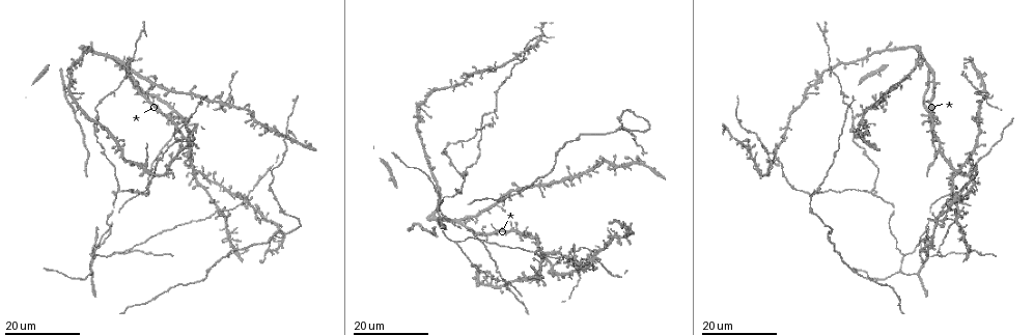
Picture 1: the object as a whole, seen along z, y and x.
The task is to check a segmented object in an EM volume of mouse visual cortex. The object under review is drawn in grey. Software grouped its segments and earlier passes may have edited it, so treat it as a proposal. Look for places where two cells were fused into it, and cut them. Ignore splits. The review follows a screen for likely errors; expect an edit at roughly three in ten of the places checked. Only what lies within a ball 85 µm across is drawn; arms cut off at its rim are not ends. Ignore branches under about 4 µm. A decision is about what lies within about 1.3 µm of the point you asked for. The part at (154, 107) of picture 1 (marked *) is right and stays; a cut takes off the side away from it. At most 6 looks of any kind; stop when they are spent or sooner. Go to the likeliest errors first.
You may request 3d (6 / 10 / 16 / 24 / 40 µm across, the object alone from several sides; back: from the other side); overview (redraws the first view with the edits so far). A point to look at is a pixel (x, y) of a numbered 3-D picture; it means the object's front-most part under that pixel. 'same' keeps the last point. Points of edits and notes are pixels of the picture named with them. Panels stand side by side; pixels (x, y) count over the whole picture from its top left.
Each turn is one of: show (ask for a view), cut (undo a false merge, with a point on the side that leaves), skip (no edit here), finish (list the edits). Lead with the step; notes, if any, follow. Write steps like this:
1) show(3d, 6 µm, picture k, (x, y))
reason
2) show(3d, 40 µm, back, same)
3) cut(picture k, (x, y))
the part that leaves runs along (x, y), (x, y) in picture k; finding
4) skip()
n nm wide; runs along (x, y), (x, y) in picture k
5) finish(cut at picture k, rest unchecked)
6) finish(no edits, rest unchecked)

show(3d, 16 µm, picture 1, (190, 125))
side arm on a straight run

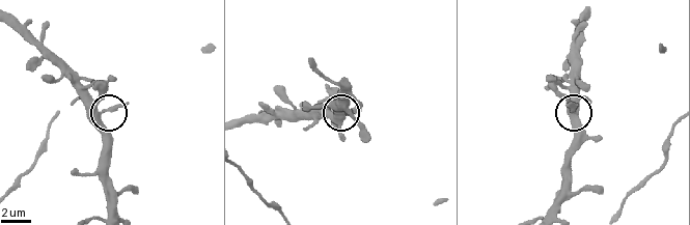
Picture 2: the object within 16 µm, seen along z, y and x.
show(3d, 10 µm, picture 2, (102, 111))

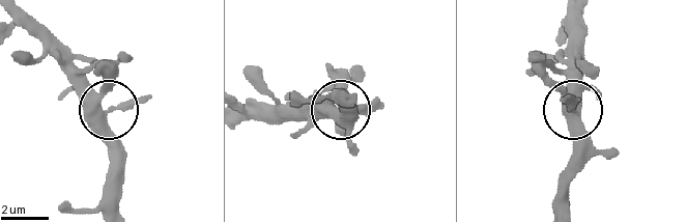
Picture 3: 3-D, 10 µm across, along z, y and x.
skip()
3 arms; runs along (116, 204), (105, 92), (132, 58) in picture 3; one cell here

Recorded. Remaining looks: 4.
show(3d, 24 µm, picture 1, (954, 198))
thin arm on a thick one

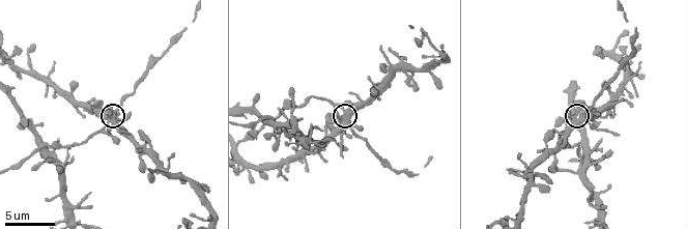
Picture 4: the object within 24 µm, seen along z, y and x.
show(3d, 10 µm, picture 4, (581, 112))

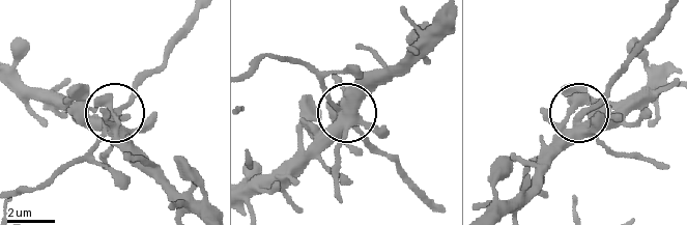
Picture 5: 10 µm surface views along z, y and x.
skip()
runs along (253, 180), (294, 162), (342, 117), (381, 155) in picture 5; all the same cell

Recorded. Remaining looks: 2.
show(3d, 16 µm, picture 1, (771, 167))
looks like a crossing

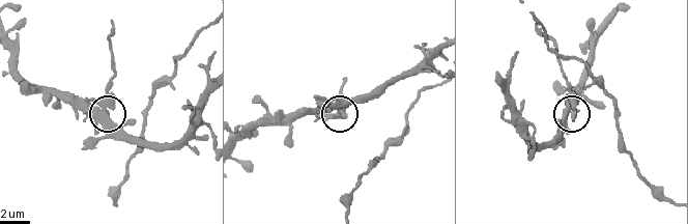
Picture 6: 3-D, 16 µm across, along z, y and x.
show(3d, 6 µm, picture 6, (99, 110))
zoom in

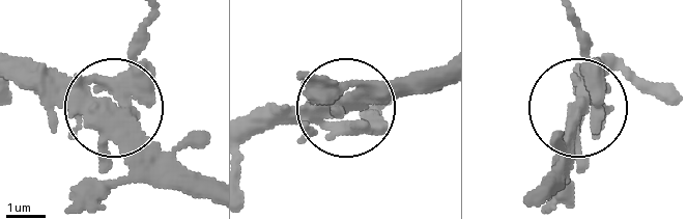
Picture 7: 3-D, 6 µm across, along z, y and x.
cut(picture 7, (144, 33))
4 arms; the part that leaves runs along (122, 77), (148, 11) in picture 7; a second cell is stuck on

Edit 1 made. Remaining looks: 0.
finish(cut at picture 7, rest unchecked)

